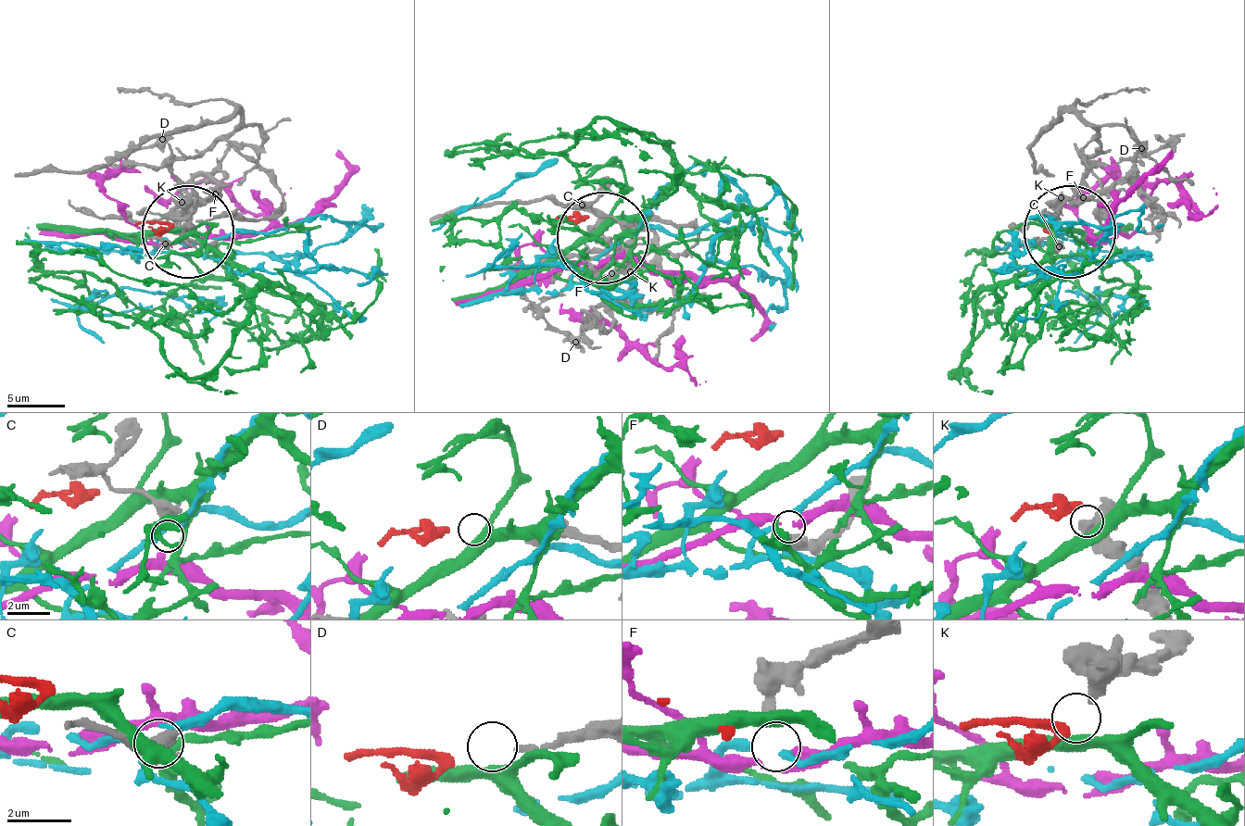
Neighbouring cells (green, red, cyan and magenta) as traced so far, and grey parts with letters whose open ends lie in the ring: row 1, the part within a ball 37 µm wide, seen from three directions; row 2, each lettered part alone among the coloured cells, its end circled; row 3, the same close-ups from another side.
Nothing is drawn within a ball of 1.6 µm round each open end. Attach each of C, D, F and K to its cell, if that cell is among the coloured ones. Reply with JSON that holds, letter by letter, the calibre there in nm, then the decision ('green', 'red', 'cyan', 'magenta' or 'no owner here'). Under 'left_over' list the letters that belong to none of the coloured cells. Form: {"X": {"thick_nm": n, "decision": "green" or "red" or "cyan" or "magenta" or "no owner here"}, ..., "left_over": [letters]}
{"C": {"thick_nm": 400, "decision": "no owner here"}, "D": {"thick_nm": 170, "decision": "no owner here"}, "F": {"thick_nm": 320, "decision": "magenta"}, "K": {"thick_nm": 360, "decision": "no owner here"}, "left_over": ["C", "D", "K"]}

